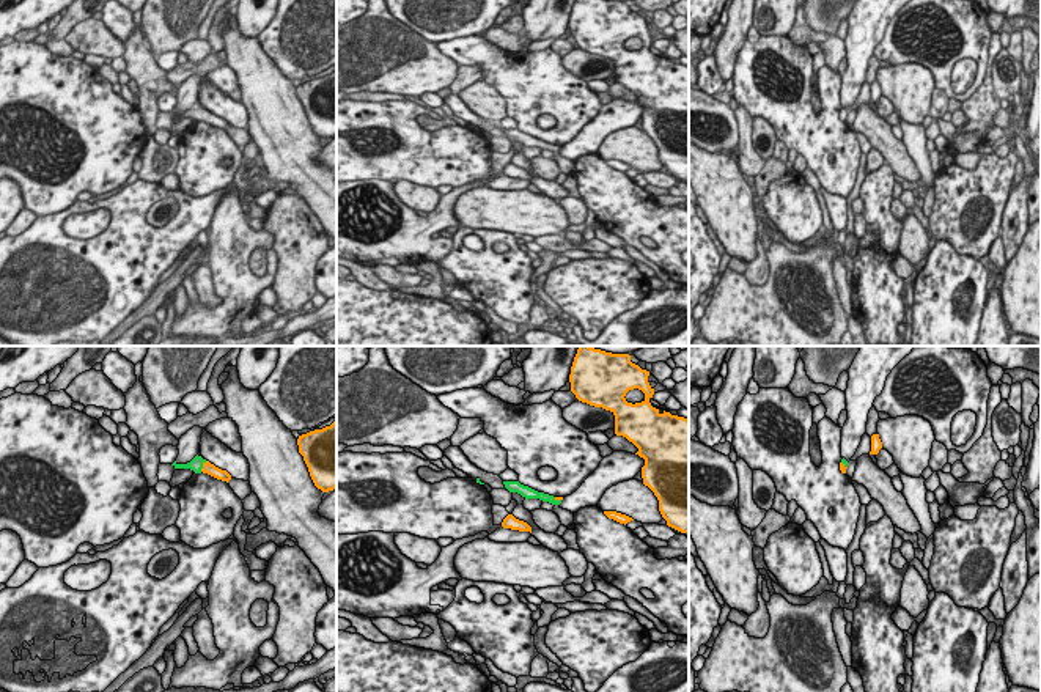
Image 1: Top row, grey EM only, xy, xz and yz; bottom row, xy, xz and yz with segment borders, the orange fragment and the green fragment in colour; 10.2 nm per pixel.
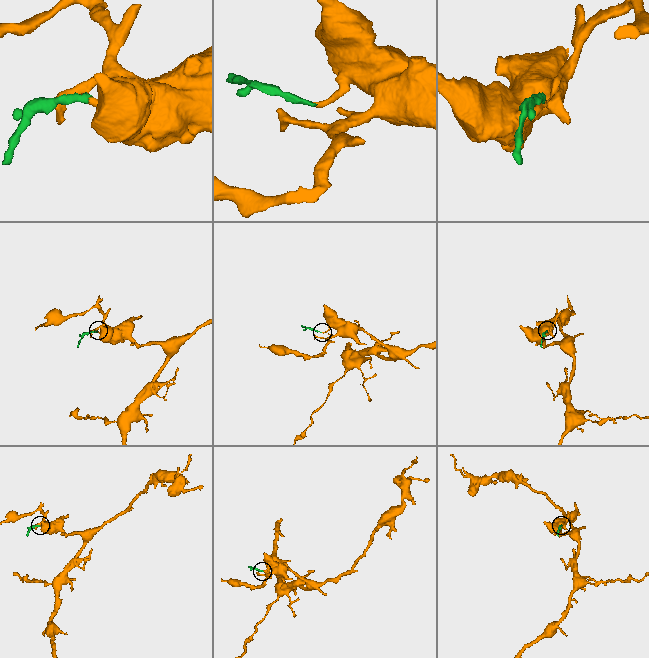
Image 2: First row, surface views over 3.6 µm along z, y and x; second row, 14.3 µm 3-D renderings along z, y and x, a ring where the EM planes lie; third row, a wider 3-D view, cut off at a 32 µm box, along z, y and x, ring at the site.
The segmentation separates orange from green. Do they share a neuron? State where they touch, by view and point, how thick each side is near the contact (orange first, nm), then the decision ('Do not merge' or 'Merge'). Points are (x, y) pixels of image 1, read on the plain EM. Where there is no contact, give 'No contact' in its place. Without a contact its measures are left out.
Touches orange at xy (203, 114). Thickness 120 nm (orange) against 140 nm. Merge

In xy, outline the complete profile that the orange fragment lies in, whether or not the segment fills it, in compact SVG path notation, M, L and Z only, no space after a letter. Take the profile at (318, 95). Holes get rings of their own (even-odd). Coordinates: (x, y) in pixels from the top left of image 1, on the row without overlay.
M337 69L299 83L297 93L315 134L322 140L333 138L337 135Z

